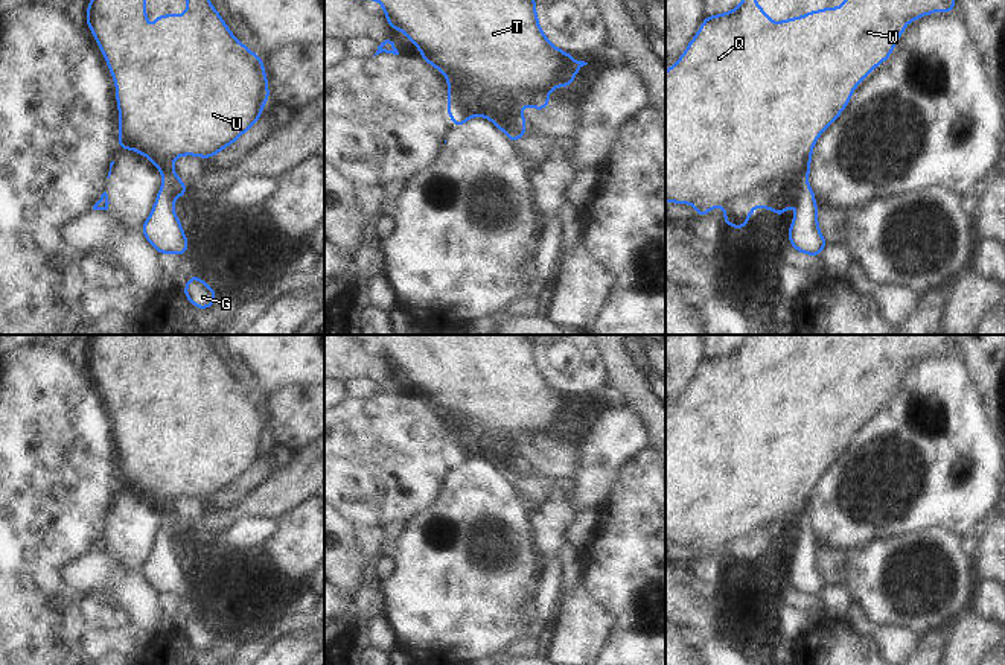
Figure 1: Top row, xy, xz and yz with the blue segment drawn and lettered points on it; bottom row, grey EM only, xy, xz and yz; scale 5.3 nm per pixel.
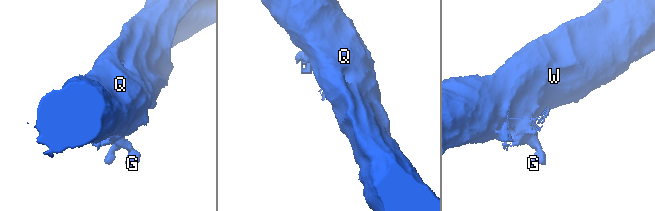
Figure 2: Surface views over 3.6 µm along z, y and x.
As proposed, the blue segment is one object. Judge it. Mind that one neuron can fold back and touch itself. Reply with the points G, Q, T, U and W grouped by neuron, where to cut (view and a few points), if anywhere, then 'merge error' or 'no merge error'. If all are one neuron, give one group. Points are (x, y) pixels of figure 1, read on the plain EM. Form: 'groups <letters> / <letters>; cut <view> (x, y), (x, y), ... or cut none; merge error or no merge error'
groups G / Q T U W; cut yz (809, 527), (803, 530), (795, 547); merge error

